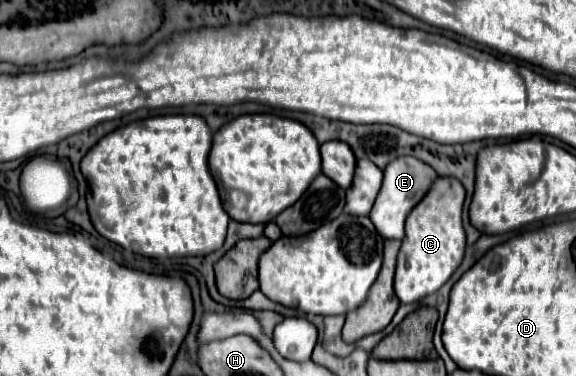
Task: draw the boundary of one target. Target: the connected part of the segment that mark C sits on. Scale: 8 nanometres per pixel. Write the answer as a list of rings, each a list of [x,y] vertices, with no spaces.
[[[438,178],[424,200],[408,214],[406,236],[394,276],[394,292],[402,304],[412,304],[434,294],[460,266],[466,250],[466,234],[462,228],[464,194],[466,192],[456,178]]]

